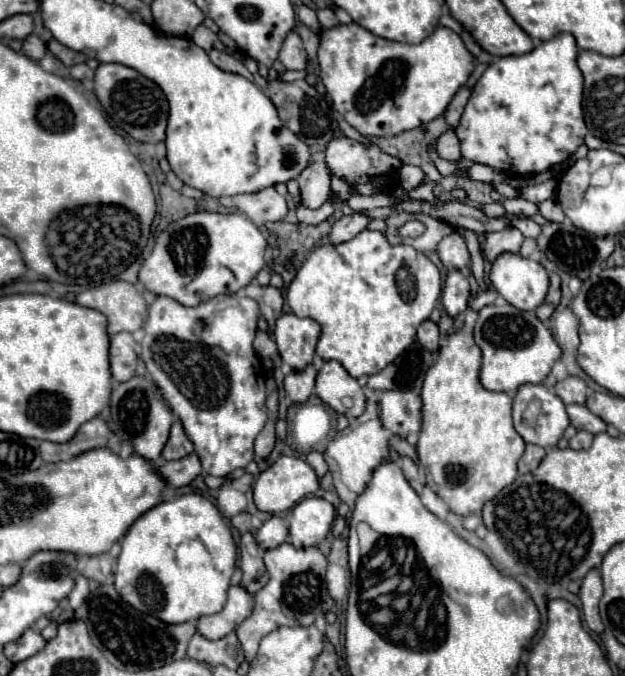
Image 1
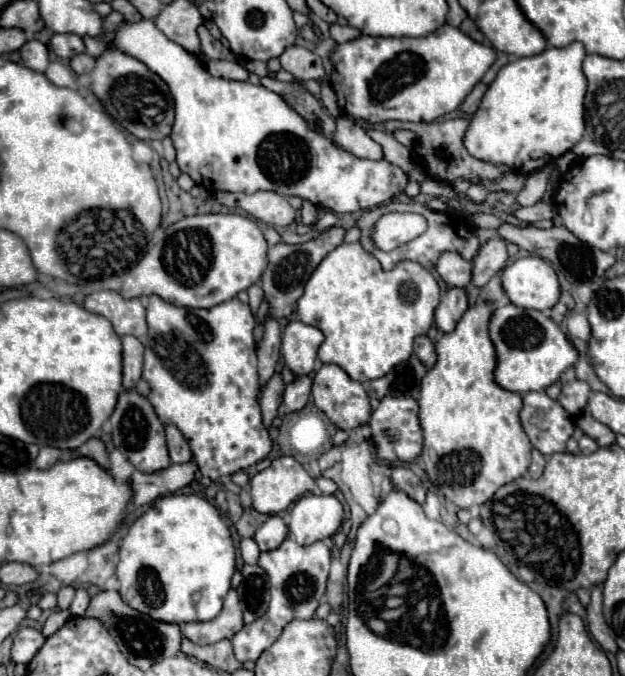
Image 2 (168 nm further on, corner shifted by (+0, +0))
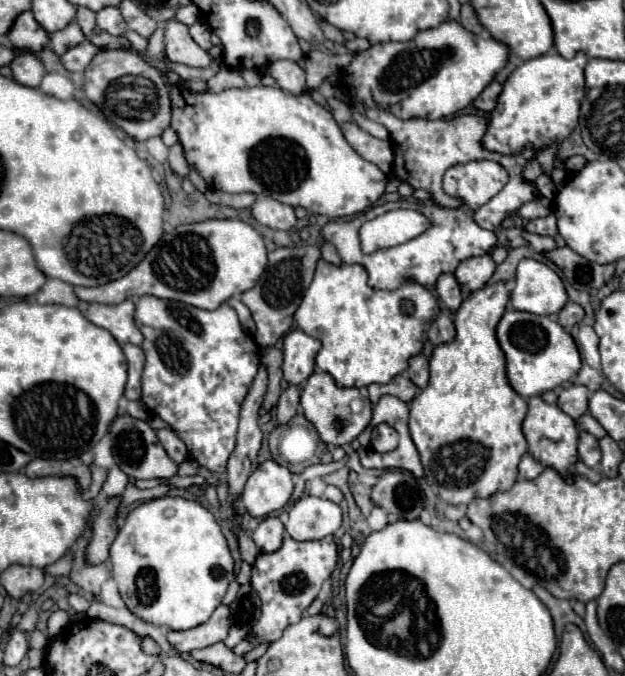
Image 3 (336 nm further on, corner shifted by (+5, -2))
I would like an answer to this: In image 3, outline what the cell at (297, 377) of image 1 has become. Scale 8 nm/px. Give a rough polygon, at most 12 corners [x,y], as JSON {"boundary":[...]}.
{"boundary":[[289,386],[277,404],[279,424],[299,410],[299,388]]}

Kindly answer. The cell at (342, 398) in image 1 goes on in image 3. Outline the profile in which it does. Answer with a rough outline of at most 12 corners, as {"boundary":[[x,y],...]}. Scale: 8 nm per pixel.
{"boundary":[[315,370],[303,414],[329,446],[345,446],[371,422],[359,388]]}

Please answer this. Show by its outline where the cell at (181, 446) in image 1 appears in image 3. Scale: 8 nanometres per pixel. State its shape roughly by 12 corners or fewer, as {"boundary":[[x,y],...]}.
{"boundary":[[157,430],[157,438],[175,464],[187,458],[183,440],[171,430]]}

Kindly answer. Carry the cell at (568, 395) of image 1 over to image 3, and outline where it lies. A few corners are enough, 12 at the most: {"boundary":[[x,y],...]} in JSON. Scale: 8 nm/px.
{"boundary":[[579,384],[563,388],[557,406],[573,420],[587,412],[589,390]]}

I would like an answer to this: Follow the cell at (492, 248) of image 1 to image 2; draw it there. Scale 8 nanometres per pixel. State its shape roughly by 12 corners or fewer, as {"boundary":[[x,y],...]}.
{"boundary":[[504,240],[482,244],[472,262],[474,288],[506,266]]}

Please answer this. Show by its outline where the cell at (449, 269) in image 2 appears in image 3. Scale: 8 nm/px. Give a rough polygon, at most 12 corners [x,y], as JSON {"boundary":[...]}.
{"boundary":[[455,274],[437,278],[437,292],[451,312],[461,306]]}

